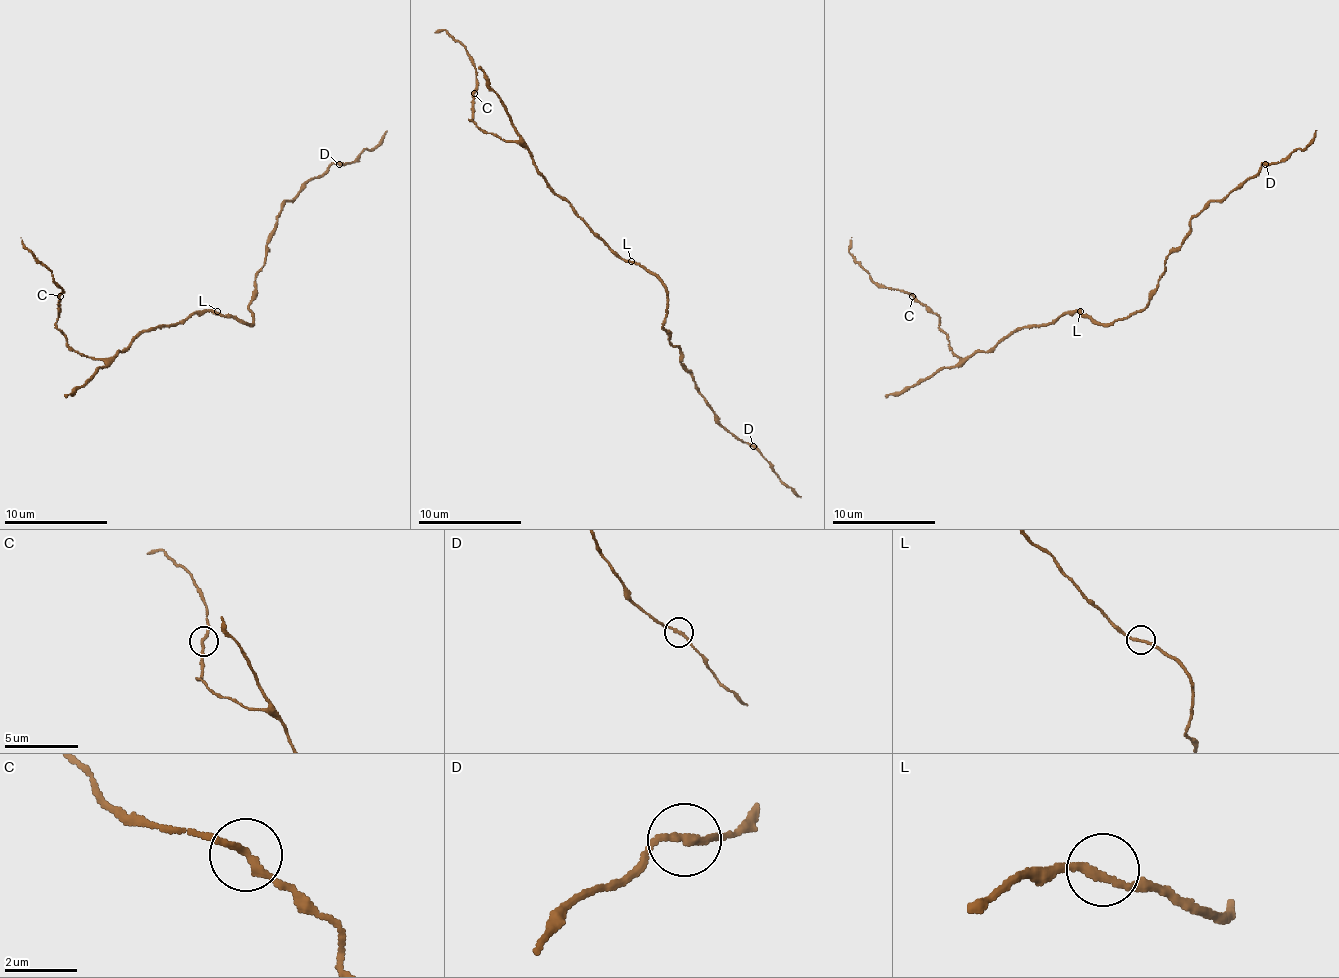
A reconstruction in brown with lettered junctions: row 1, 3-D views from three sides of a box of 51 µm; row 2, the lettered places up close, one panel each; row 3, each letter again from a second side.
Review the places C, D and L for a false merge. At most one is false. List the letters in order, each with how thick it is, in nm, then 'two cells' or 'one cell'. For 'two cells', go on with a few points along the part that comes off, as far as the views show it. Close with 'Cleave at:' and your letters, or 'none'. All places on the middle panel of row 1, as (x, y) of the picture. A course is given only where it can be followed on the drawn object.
C: 190 nm | one cell
D: 190 nm | one cell
L: 200 nm | one cell
Cleave at: none

